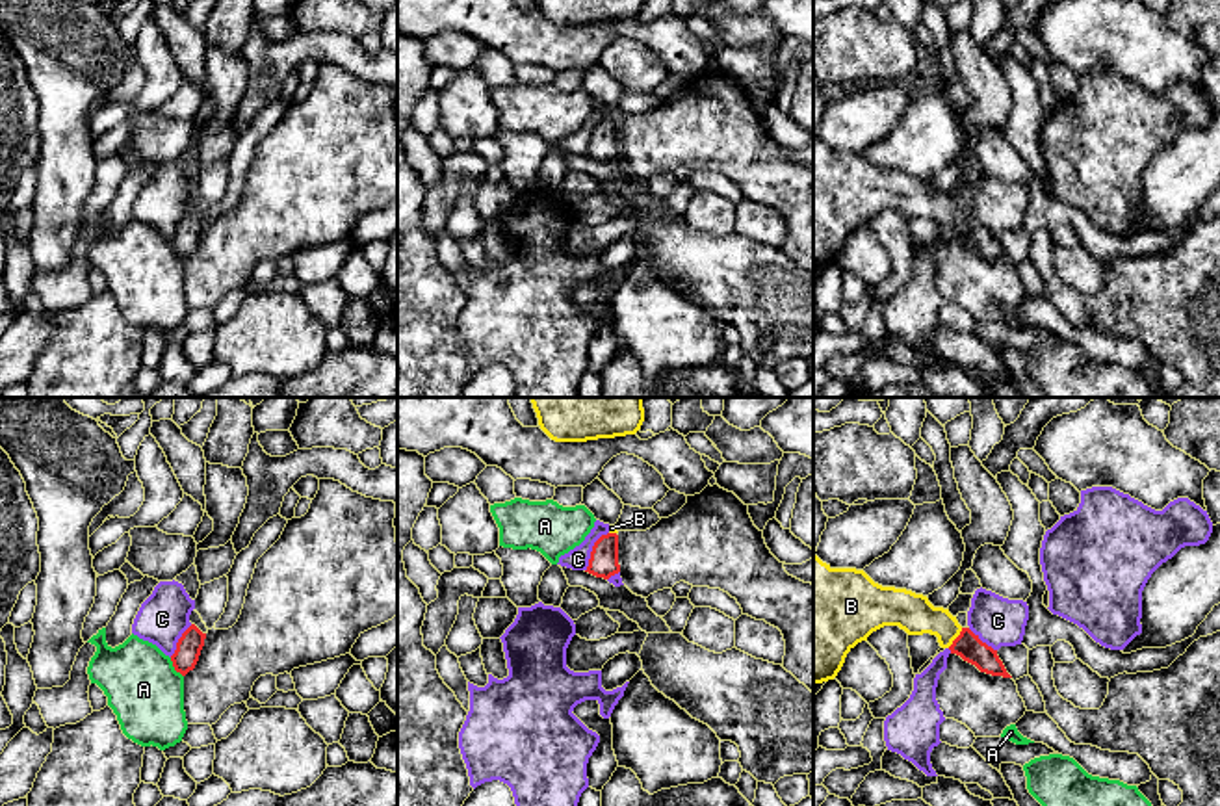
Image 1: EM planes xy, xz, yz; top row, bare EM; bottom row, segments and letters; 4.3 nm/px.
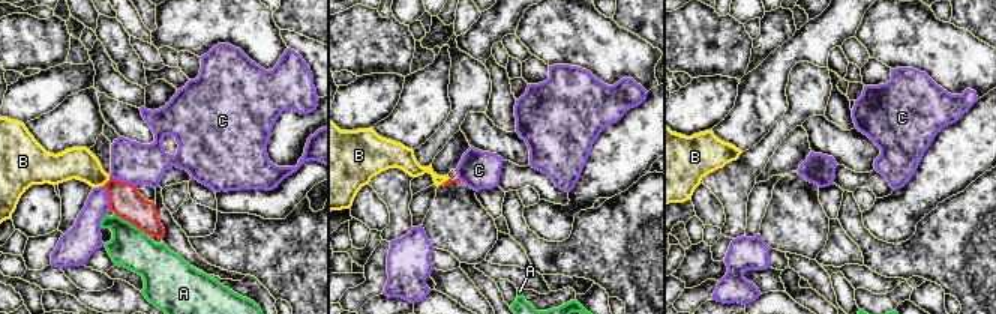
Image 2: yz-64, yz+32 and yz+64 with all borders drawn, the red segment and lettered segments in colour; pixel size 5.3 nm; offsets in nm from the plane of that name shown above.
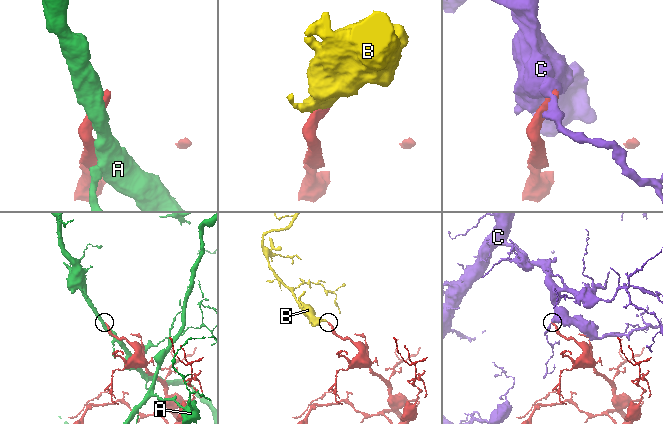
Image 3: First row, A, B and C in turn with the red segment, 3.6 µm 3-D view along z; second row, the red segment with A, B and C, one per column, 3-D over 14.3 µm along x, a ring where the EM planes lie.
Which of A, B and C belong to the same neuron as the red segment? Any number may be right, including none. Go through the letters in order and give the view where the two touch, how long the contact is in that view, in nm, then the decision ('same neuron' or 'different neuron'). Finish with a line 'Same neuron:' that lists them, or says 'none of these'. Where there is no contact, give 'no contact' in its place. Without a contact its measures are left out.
A: meets red in xy; contact 110 nm long; different neuron
B: meets red in yz; contact 110 nm long; same neuron
C: meets red in xz; contact 200 nm long; different neuron
Same neuron: B

